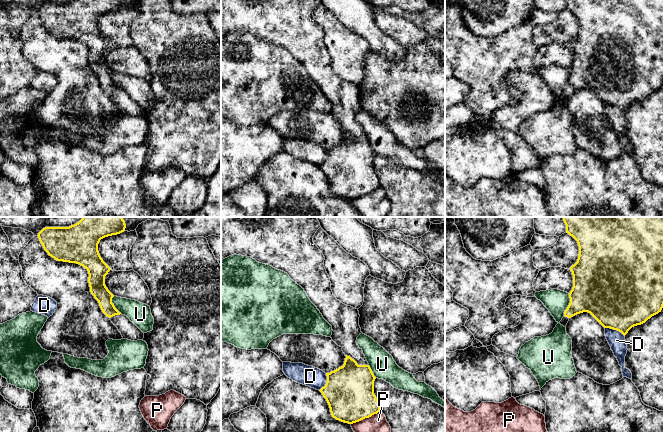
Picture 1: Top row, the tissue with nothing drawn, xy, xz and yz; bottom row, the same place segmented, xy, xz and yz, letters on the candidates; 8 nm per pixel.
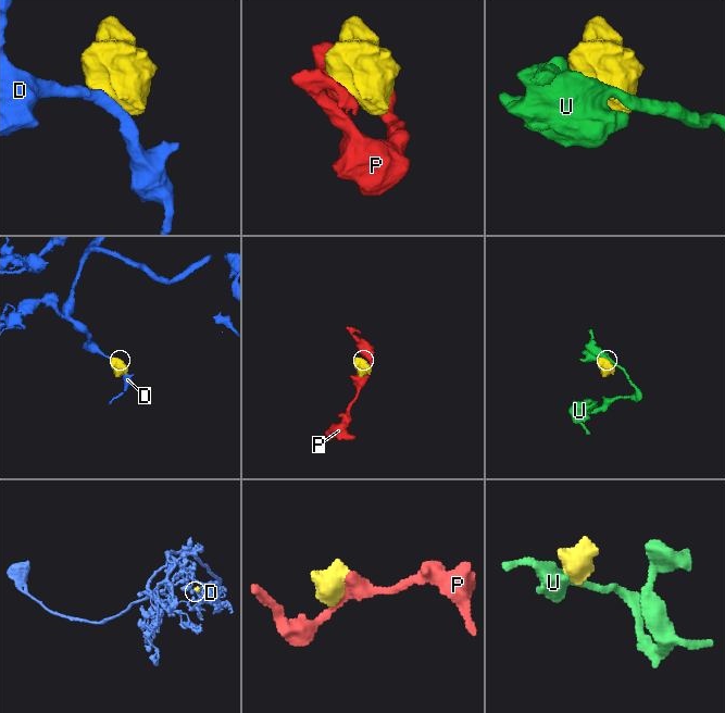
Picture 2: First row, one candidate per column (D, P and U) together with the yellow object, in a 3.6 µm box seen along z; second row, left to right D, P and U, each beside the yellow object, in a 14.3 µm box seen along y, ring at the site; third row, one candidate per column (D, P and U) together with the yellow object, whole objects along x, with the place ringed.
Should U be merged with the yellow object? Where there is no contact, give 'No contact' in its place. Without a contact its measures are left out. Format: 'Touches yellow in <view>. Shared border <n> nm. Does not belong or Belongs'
Touches yellow in yz. Shared border 190 nm. Does not belong

